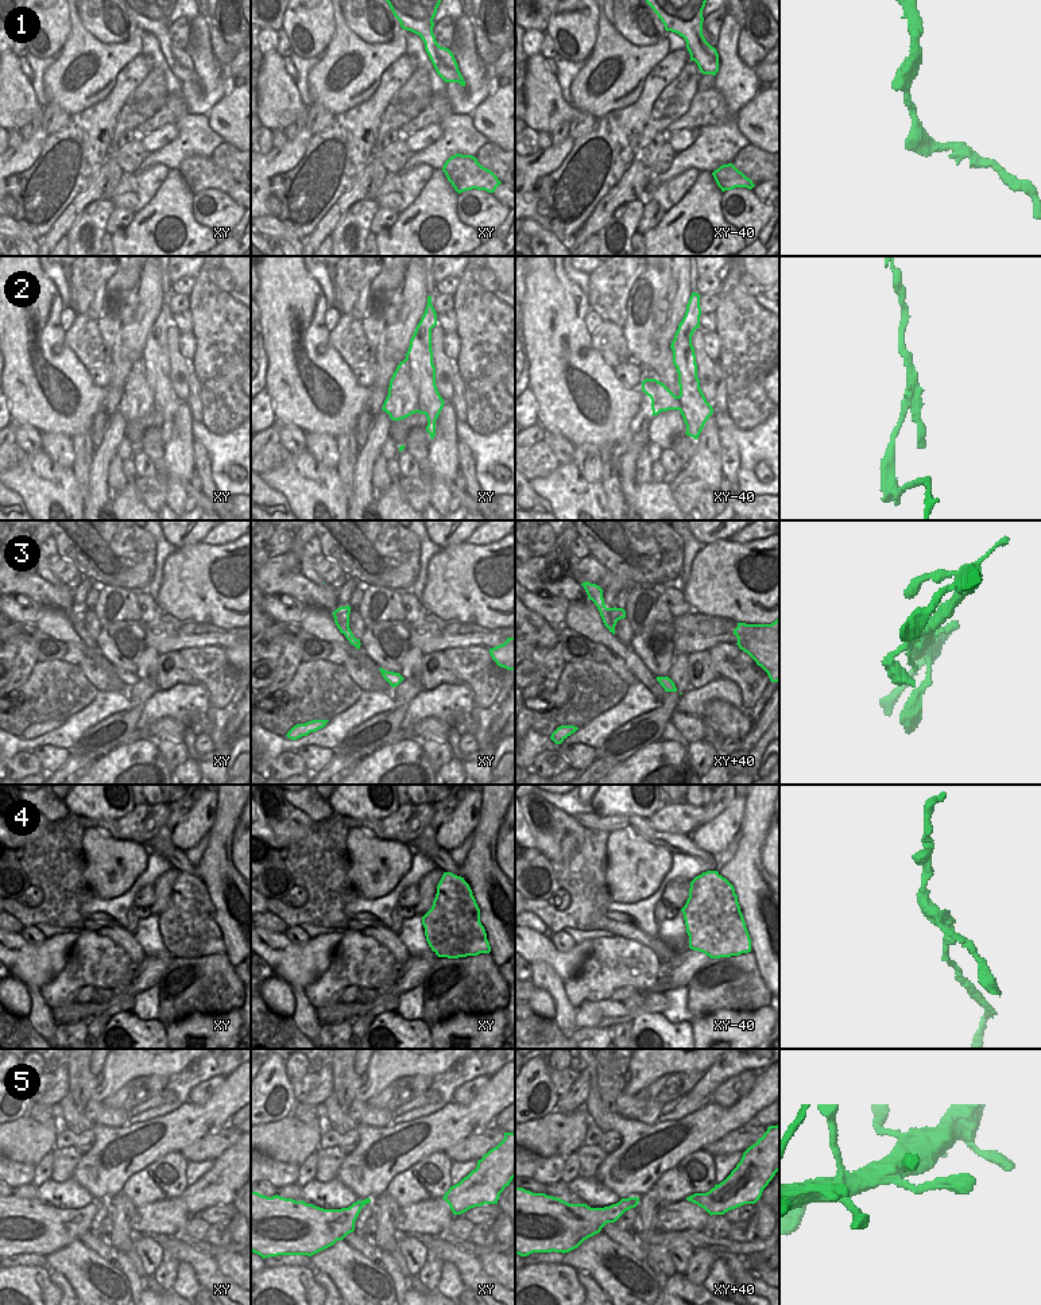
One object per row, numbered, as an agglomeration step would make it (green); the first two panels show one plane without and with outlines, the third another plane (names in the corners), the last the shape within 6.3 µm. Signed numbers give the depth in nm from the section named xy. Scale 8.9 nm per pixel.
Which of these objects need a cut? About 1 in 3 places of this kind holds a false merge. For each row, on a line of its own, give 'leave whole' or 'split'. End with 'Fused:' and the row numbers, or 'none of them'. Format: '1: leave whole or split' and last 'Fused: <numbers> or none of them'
1: leave whole
2: split
3: leave whole
4: split
5: leave whole
Fused: 2, 4

